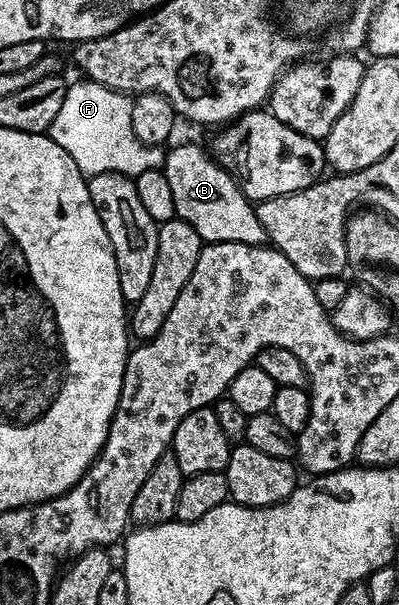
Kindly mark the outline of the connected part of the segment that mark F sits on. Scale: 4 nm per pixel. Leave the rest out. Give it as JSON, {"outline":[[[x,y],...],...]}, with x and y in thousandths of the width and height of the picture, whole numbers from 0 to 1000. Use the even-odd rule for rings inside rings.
{"outline":[[[221,132],[173,136],[168,159],[158,159],[158,179],[138,190],[128,226],[211,288],[216,296],[243,288],[278,284],[341,291],[371,281],[401,281],[414,271],[416,250],[401,241],[363,241],[338,225],[328,208],[333,162],[281,149],[246,136]]]}

